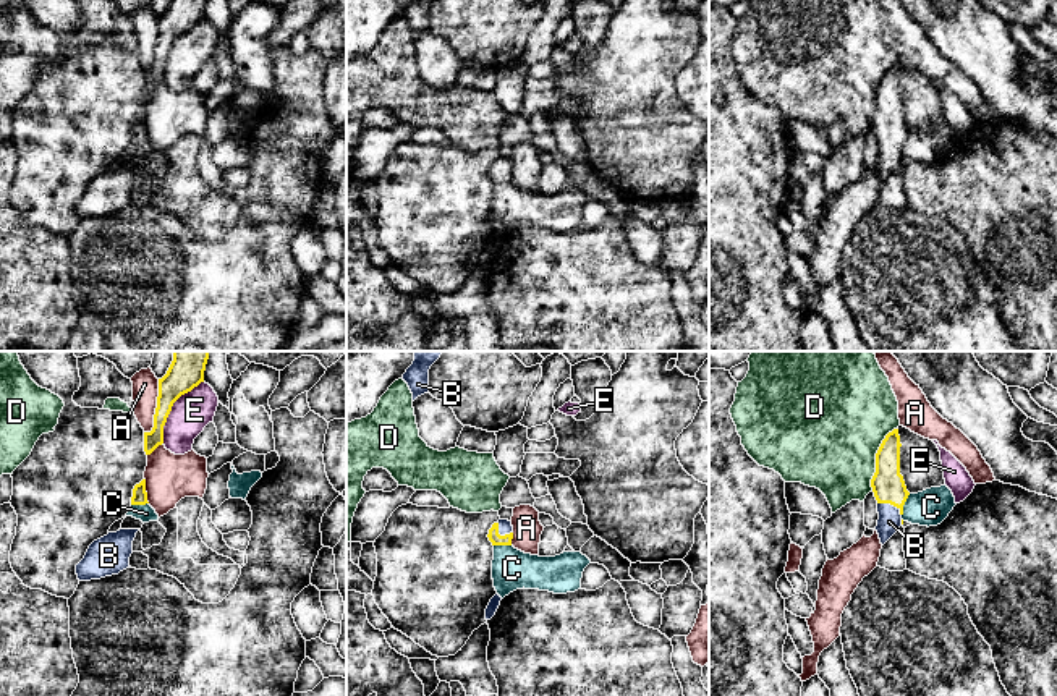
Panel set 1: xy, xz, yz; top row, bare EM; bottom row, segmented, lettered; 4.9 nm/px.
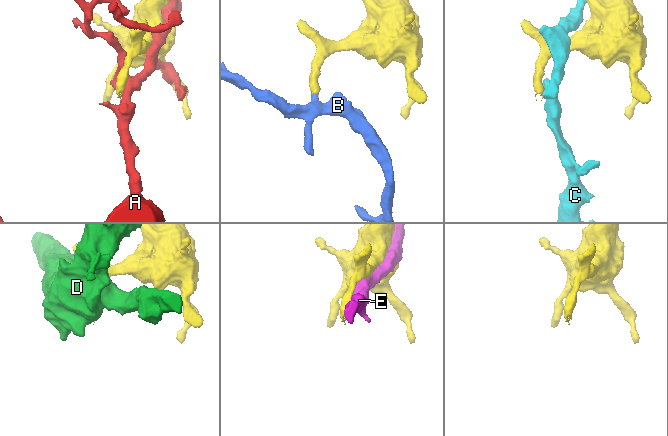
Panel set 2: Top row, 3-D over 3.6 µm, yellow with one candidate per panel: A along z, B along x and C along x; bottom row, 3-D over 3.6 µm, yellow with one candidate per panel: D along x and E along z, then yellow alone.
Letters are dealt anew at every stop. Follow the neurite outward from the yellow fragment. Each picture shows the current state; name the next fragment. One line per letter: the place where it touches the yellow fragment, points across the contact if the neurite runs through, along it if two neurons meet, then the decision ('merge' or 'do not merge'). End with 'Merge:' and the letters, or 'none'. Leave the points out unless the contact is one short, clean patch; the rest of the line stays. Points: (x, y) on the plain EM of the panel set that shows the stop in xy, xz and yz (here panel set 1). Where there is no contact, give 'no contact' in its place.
A: contact xy (156, 46); do not merge
B: contact yz (891, 141); way yz (887, 122), (891, 141), (889, 159); merge
C: contact yz (904, 141); do not merge
D: contact yz (876, 96); do not merge
E: contact xy (170, 46); do not merge
Merge: B

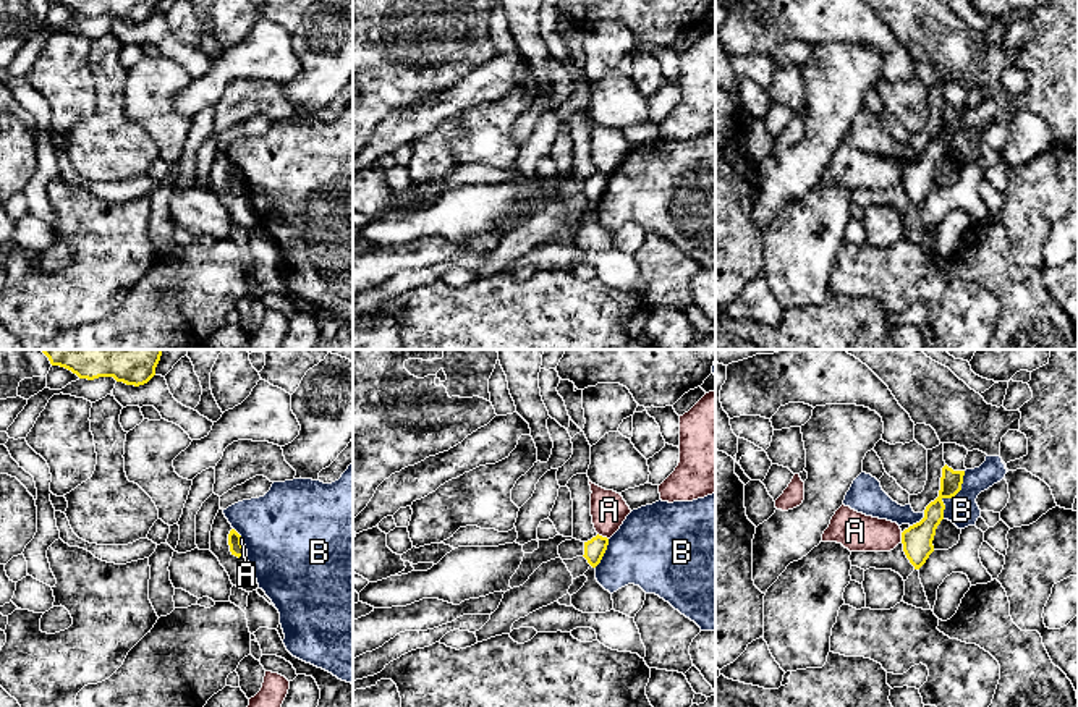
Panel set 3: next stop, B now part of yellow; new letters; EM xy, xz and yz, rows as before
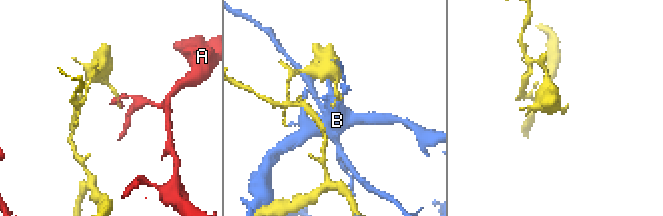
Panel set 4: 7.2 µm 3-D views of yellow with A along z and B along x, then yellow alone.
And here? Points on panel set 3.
A: contact xz (601, 173); do not merge
B: contact yz (950, 135); do not merge
Merge: none

